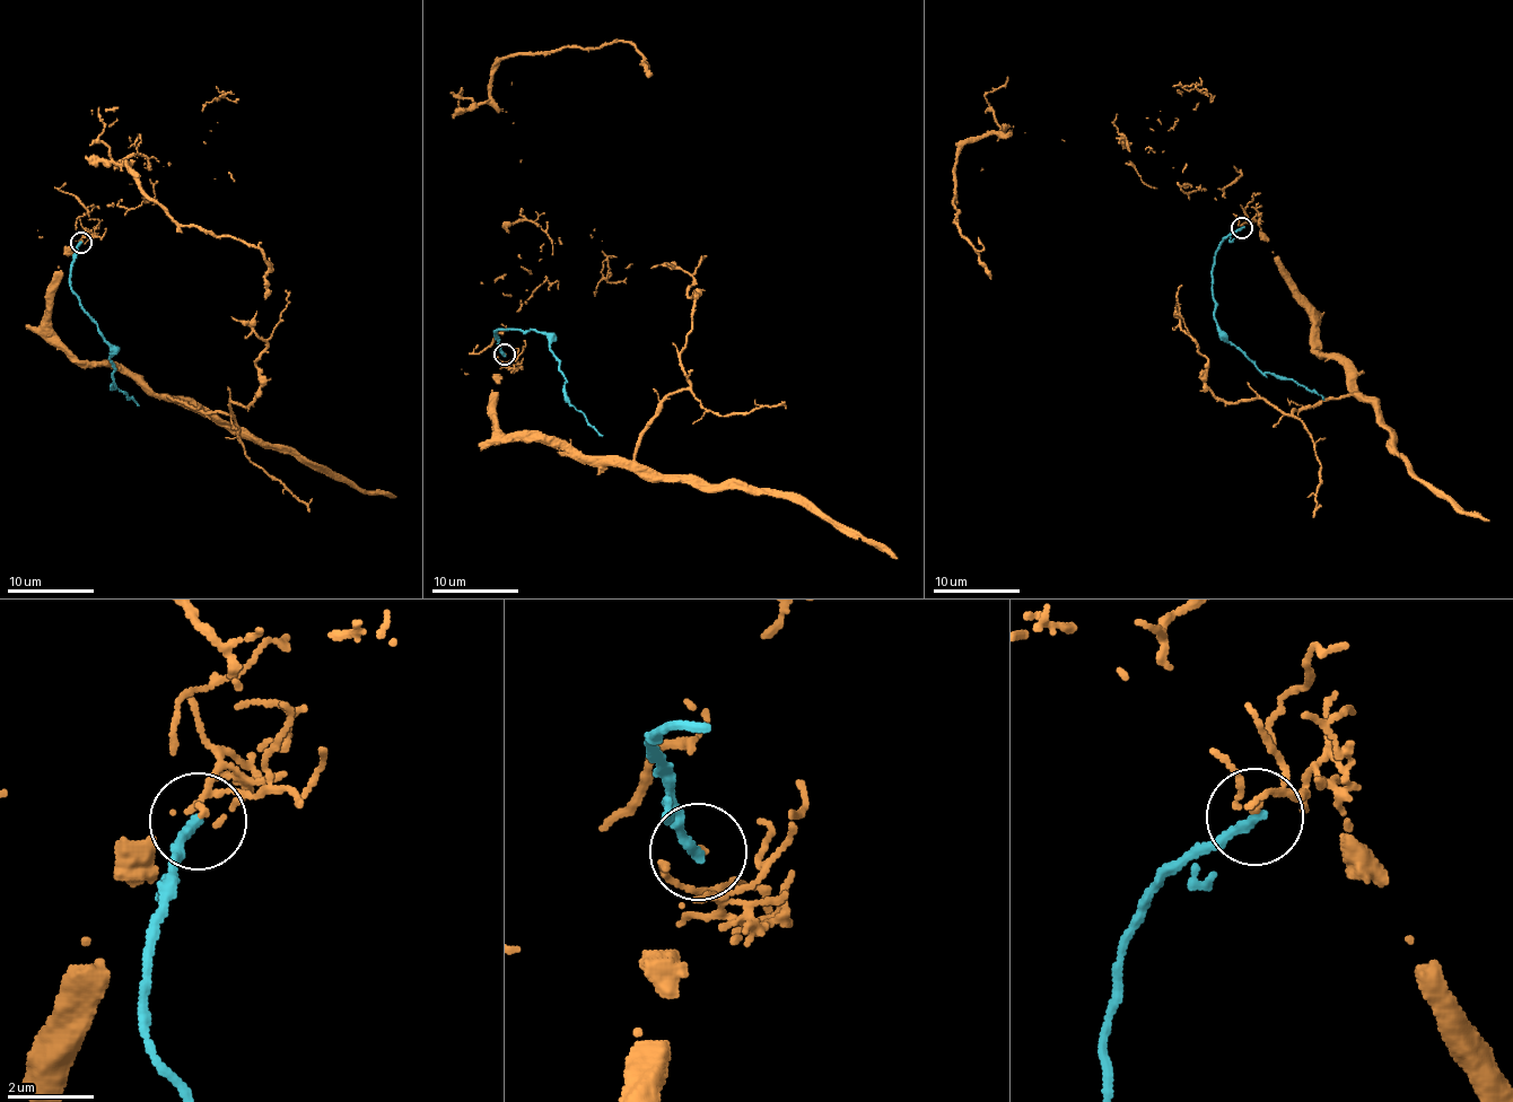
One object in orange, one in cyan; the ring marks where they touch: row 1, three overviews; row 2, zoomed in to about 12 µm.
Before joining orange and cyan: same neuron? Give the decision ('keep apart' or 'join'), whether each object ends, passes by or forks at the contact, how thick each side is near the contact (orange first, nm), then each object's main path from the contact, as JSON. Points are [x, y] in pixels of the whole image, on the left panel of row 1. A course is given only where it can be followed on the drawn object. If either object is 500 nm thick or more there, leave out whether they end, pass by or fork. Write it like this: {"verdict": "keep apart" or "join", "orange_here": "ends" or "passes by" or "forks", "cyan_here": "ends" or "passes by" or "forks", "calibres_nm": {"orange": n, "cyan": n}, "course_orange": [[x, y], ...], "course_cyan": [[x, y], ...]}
{"verdict": "keep apart", "orange_here": "ends", "cyan_here": "ends", "calibres_nm": {"orange": 80, "cyan": 240}, "course_orange": [[81, 241], [94, 203], [154, 204], [139, 145], [145, 163], [130, 167], [176, 222], [260, 250], [264, 299]], "course_cyan": [[81, 243], [70, 269], [71, 290], [105, 340], [114, 366], [113, 386], [140, 405]]}

